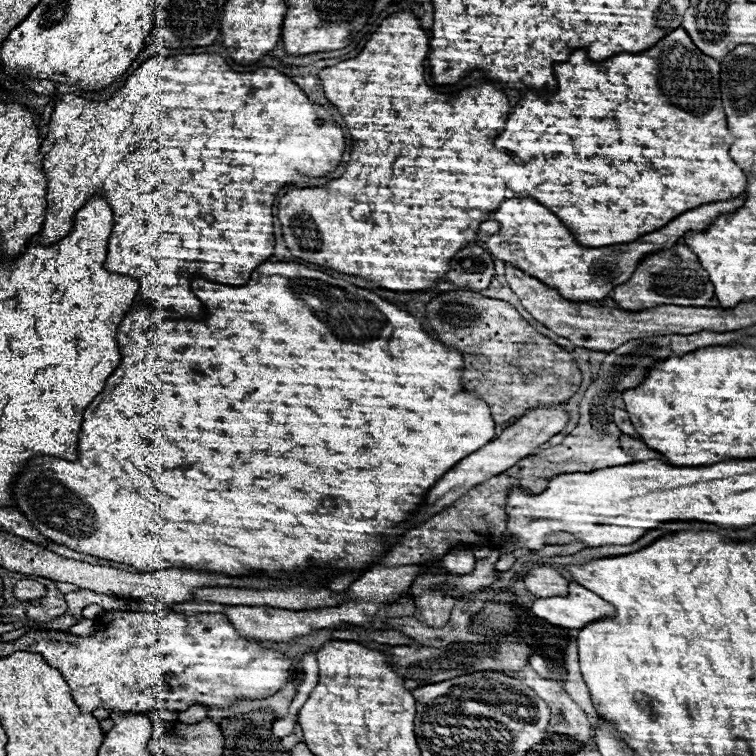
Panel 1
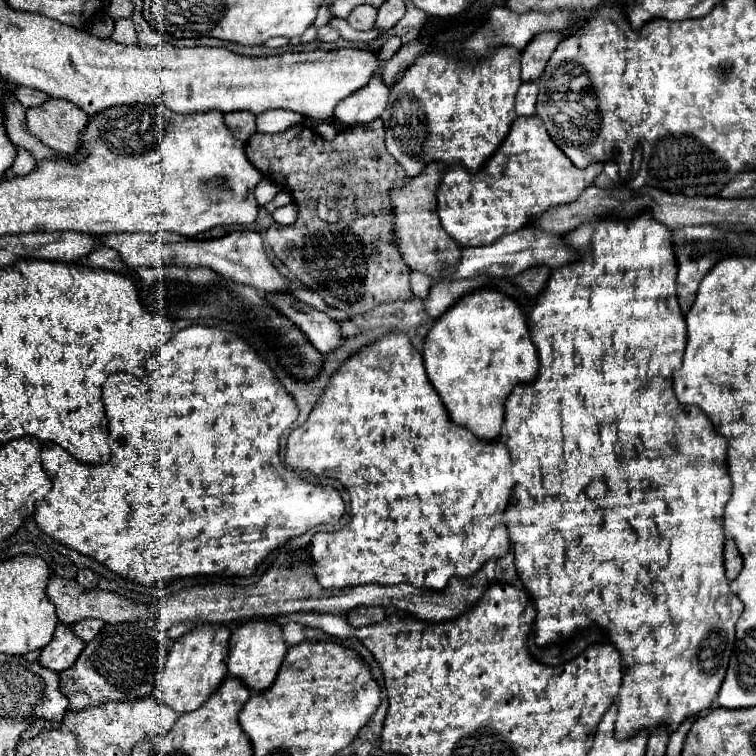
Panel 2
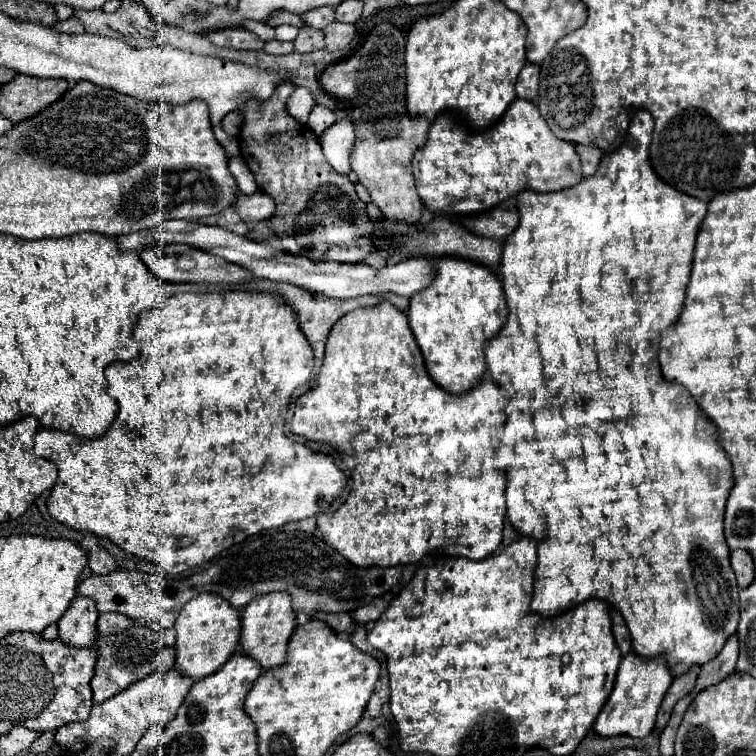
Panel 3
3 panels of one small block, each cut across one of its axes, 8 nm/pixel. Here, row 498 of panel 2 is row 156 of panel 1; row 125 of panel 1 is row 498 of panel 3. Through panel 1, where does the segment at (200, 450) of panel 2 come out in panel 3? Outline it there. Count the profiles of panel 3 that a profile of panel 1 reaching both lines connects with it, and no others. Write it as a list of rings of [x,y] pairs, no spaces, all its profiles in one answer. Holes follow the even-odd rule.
[[[230,290],[224,294],[174,294],[164,298],[162,306],[140,312],[140,318],[134,326],[134,340],[140,344],[140,356],[130,362],[114,362],[106,368],[108,394],[118,402],[118,414],[102,436],[80,438],[76,434],[60,432],[54,428],[40,428],[34,436],[34,452],[52,460],[60,472],[48,498],[48,512],[52,518],[74,530],[88,530],[96,536],[110,538],[122,550],[134,556],[144,556],[146,560],[158,564],[163,572],[176,575],[201,567],[212,556],[246,536],[324,512],[342,494],[348,480],[338,468],[334,456],[314,452],[296,440],[288,440],[284,434],[284,414],[288,410],[288,402],[294,390],[310,380],[314,352],[300,328],[298,312],[288,306],[282,296],[250,290]]]

